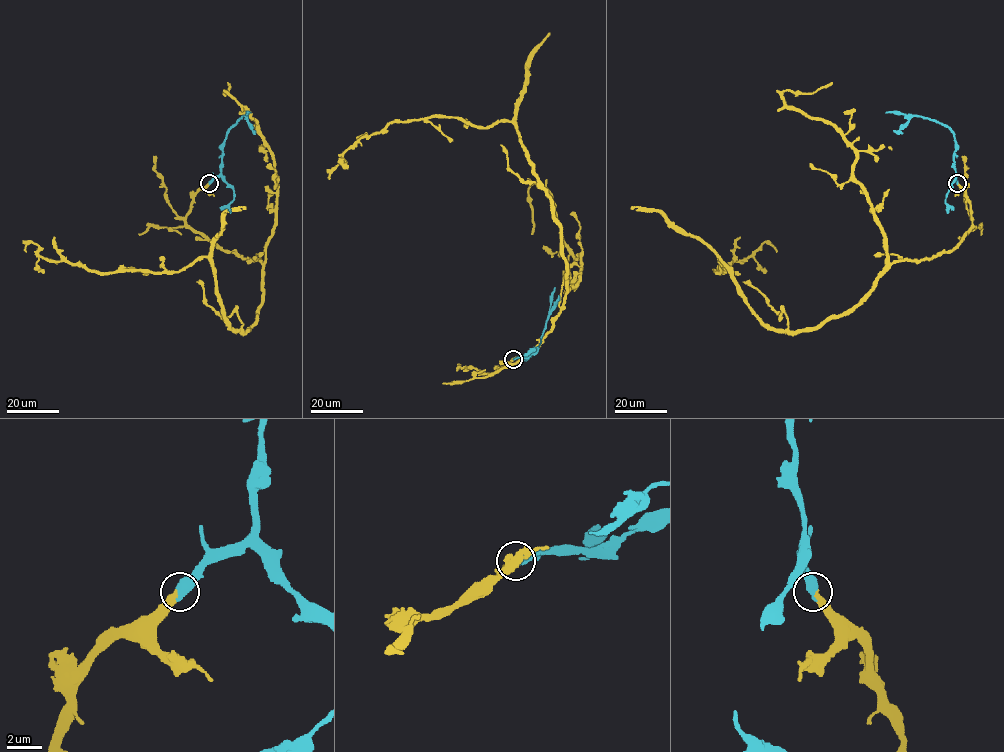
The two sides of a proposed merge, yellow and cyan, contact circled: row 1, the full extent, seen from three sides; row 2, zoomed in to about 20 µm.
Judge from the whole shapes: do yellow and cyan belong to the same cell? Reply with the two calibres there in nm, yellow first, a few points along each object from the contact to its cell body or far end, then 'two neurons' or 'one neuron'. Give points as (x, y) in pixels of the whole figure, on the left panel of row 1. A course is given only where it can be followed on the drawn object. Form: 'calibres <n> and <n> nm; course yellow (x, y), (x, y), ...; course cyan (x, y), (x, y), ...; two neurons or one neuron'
calibres 420 and 600 nm; course yellow (210, 182), (186, 223), (263, 265), (244, 331), (205, 257), (108, 272), (26, 252); course cyan (210, 182), (221, 172), (226, 133), (251, 113); one neuron

